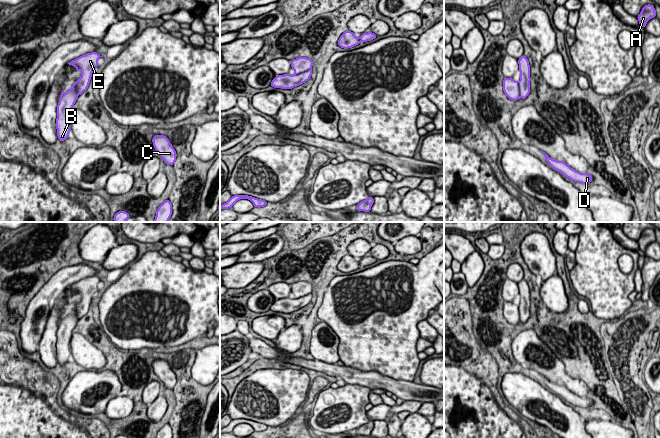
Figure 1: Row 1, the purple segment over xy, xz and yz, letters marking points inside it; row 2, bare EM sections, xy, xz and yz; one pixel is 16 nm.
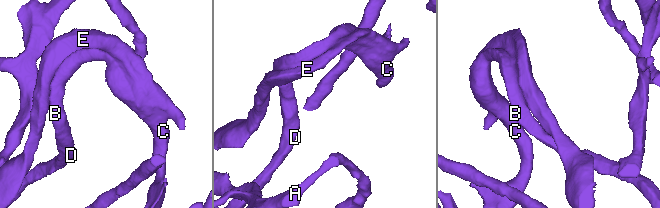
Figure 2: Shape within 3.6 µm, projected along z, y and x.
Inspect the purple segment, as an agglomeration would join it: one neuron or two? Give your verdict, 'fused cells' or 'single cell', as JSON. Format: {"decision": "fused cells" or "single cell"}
{"decision": "single cell"}

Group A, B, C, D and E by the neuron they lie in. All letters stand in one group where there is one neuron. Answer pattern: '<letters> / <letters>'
A B C D E

